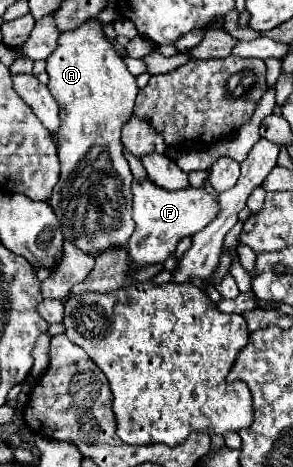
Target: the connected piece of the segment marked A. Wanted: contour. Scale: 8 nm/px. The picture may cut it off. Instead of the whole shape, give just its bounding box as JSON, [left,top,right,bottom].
[46,18,138,256]

